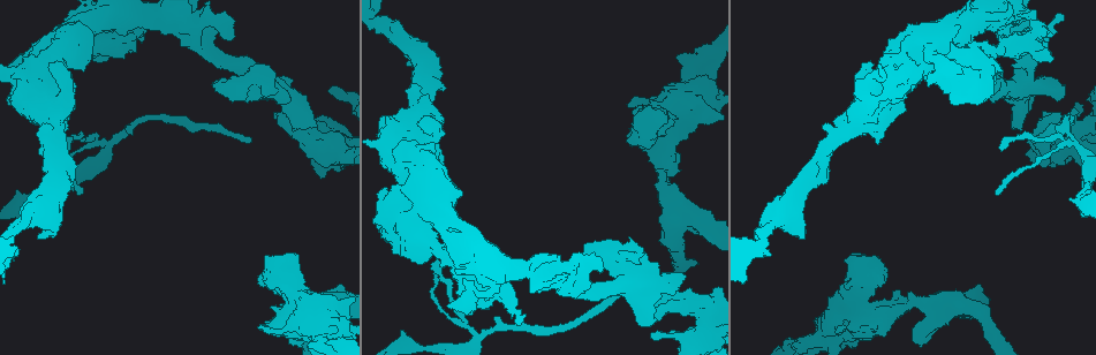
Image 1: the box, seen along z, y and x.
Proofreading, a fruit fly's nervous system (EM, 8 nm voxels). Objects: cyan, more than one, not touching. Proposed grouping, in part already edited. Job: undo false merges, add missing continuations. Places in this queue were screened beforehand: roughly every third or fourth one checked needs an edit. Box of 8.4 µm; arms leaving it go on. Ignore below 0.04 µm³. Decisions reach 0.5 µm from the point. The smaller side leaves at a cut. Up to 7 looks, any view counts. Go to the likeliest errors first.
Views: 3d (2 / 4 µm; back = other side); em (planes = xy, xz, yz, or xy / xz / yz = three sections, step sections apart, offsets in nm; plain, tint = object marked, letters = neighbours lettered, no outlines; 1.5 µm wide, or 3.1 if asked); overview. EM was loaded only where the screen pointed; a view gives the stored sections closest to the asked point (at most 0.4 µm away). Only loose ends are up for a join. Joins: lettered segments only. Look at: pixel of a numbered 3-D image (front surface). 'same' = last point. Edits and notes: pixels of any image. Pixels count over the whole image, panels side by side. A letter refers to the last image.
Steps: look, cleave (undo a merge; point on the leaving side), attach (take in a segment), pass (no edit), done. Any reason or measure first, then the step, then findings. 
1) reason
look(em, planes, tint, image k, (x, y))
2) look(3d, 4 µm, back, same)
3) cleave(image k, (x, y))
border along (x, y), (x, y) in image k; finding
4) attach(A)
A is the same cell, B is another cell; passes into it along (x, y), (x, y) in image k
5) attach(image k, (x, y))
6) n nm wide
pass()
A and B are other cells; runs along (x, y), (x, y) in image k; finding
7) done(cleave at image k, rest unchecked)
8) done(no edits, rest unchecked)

free end
look(em, planes, plain, image 1, (1046, 49))

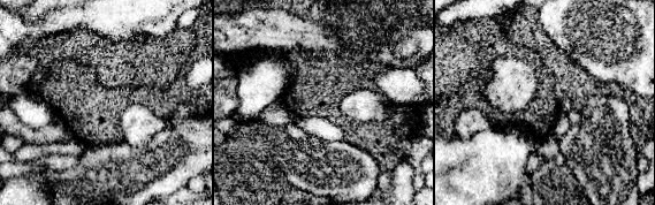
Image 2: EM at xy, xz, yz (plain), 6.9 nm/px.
where the object lies
look(em, planes, tint, same)

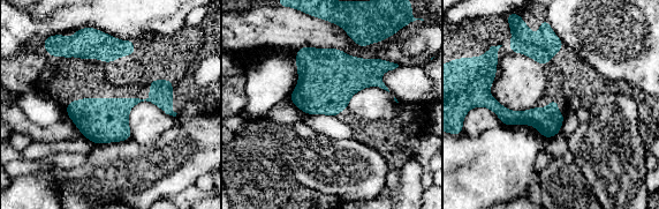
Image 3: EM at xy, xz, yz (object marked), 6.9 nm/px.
look(em, planes, letters, same)

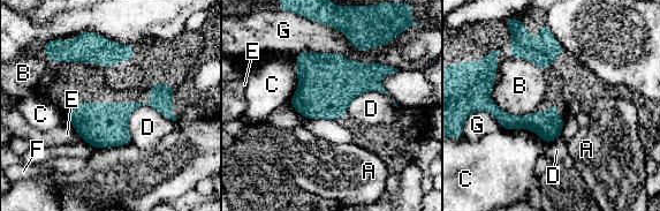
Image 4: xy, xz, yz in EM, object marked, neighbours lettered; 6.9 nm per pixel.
G touches over 700 nm
pass()
A, B, C, D, E, F and G are other cells; border along (174, 121), (141, 105), (130, 141) in image 4; no lettered segment goes on from it

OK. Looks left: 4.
an open end
look(3d, 2 µm, image 1, (276, 92))

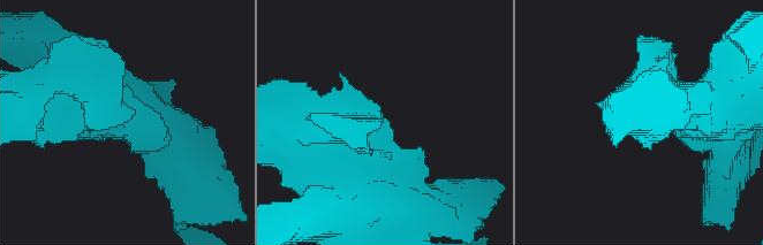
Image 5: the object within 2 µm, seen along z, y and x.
need the tissue
look(em, yz, step 4, tint, image 5, (385, 119))

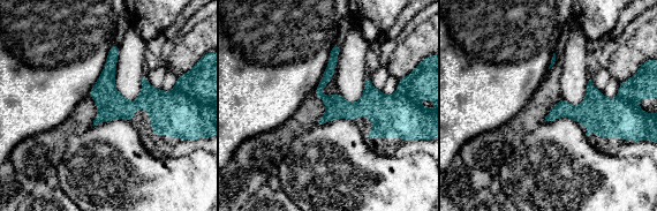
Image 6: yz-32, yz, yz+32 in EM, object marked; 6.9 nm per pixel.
look(em, planes, letters, same)

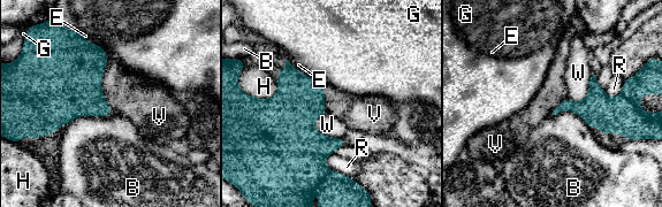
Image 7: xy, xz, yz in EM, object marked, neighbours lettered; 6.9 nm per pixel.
pass()
B, E, G, H, R, V and W are other cells; border along (107, 58), (101, 91), (114, 112) in image 7; none of them fits

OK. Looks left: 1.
stops while still wide
look(em, planes, letters, image 1, (804, 236))

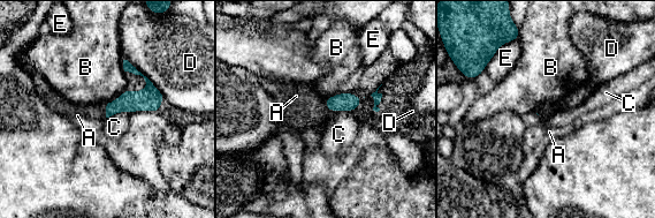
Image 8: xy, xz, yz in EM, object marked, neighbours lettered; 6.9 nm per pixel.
D touches over 400 nm
pass()
A, B, C, D and E are other cells; border along (129, 113), (116, 112), (106, 118) in image 8; no lettered segment goes on from it

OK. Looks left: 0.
done(no edits, rest unchecked)

